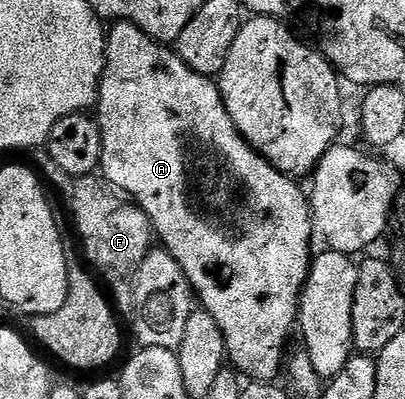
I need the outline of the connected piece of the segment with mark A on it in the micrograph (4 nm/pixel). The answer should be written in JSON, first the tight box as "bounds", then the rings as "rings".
{"bounds":[95,21,315,382],"rings":[[[130,21],[116,22],[108,30],[105,43],[105,74],[101,76],[101,92],[95,106],[95,113],[99,118],[103,139],[100,172],[114,187],[123,190],[136,204],[141,206],[141,210],[149,217],[149,222],[153,225],[160,244],[168,249],[171,256],[179,263],[179,267],[183,267],[200,308],[206,309],[215,319],[215,323],[219,323],[219,331],[223,331],[225,351],[232,368],[238,374],[246,373],[253,381],[272,382],[276,378],[273,376],[276,373],[278,376],[282,372],[283,355],[281,357],[281,352],[285,349],[285,340],[288,339],[289,332],[292,329],[294,332],[298,324],[298,301],[310,268],[309,244],[312,243],[313,237],[315,238],[315,226],[311,201],[306,190],[304,193],[297,186],[300,184],[294,178],[288,173],[280,173],[267,158],[262,157],[257,150],[248,145],[235,127],[231,115],[227,115],[227,107],[221,98],[220,88],[210,78],[187,67],[187,63],[183,63],[183,59],[168,44],[153,41]]]}

